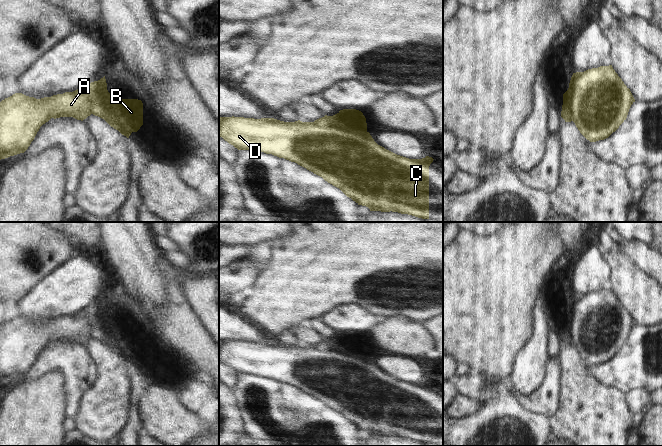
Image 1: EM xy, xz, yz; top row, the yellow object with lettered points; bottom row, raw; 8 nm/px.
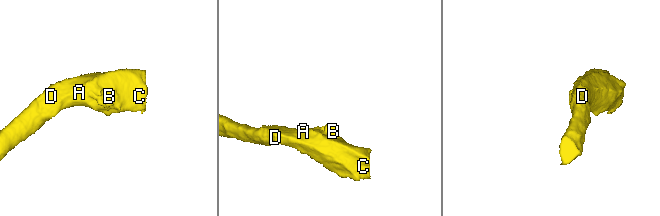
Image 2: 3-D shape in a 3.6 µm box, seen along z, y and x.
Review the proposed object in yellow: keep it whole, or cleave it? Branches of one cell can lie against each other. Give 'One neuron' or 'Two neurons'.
One neuron

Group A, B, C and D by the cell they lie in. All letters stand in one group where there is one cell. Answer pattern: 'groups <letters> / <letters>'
groups A B C D

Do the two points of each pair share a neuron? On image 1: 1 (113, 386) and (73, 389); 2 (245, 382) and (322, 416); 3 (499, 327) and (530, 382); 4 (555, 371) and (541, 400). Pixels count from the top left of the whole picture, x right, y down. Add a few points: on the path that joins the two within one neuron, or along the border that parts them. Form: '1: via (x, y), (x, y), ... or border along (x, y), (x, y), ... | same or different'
1: border along (95, 365), (96, 379), (82, 395), (78, 409) | different
2: via (264, 387), (293, 416), (303, 416) | same
3: border along (530, 336), (517, 354), (508, 377) | different
4: via (552, 378), (551, 386), (546, 393) | same

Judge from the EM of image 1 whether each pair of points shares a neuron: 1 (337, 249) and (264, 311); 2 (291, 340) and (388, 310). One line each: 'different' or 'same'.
1: same
2: different

